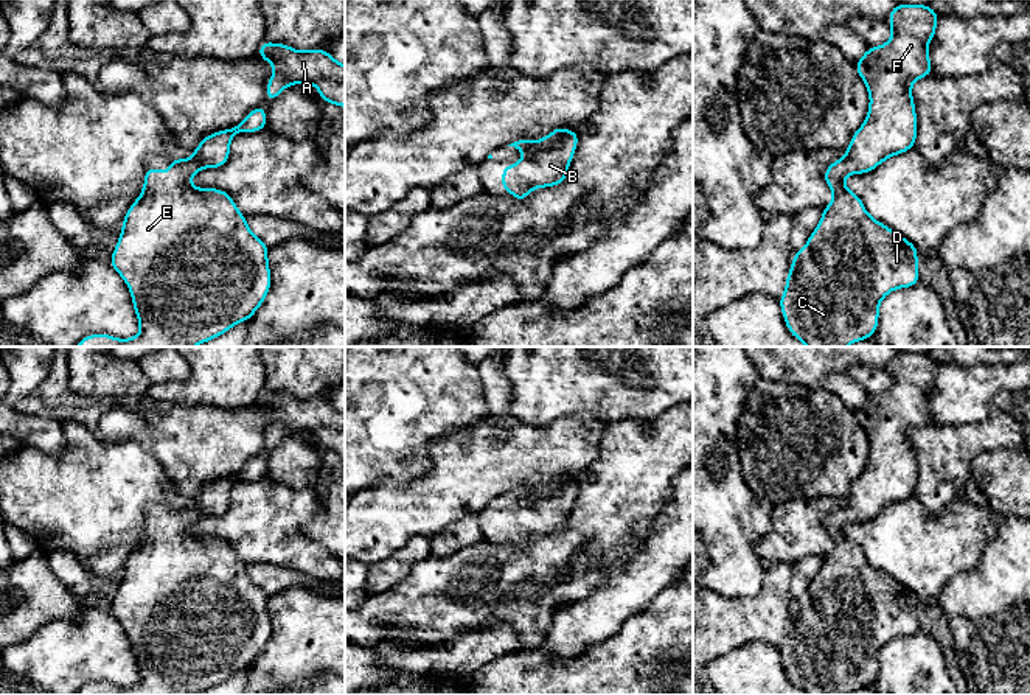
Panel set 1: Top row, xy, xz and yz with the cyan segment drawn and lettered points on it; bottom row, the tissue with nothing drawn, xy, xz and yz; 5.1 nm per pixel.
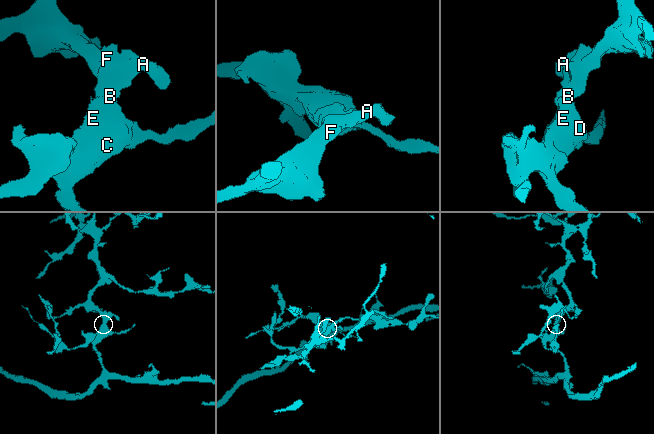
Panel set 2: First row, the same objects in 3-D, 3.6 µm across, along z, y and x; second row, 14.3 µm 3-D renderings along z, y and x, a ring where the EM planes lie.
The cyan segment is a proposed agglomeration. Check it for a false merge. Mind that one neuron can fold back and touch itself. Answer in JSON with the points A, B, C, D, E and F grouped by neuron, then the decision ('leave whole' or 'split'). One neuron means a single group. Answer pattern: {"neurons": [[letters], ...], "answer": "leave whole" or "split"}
{"neurons": [["A", "B", "C", "D", "E", "F"]], "answer": "leave whole"}

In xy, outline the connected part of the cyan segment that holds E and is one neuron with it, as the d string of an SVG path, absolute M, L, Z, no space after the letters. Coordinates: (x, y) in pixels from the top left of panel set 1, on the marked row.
M261 104L239 124L205 135L190 160L171 159L168 173L148 166L143 191L123 219L109 261L130 289L141 331L124 341L106 333L89 334L75 347L194 347L255 314L270 289L269 247L250 232L227 191L194 188L190 179L202 168L224 166L233 135L267 127L264 110Z

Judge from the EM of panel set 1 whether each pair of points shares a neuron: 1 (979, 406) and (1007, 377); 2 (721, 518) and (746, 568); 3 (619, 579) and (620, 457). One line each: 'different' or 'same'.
1: same
2: same
3: different

